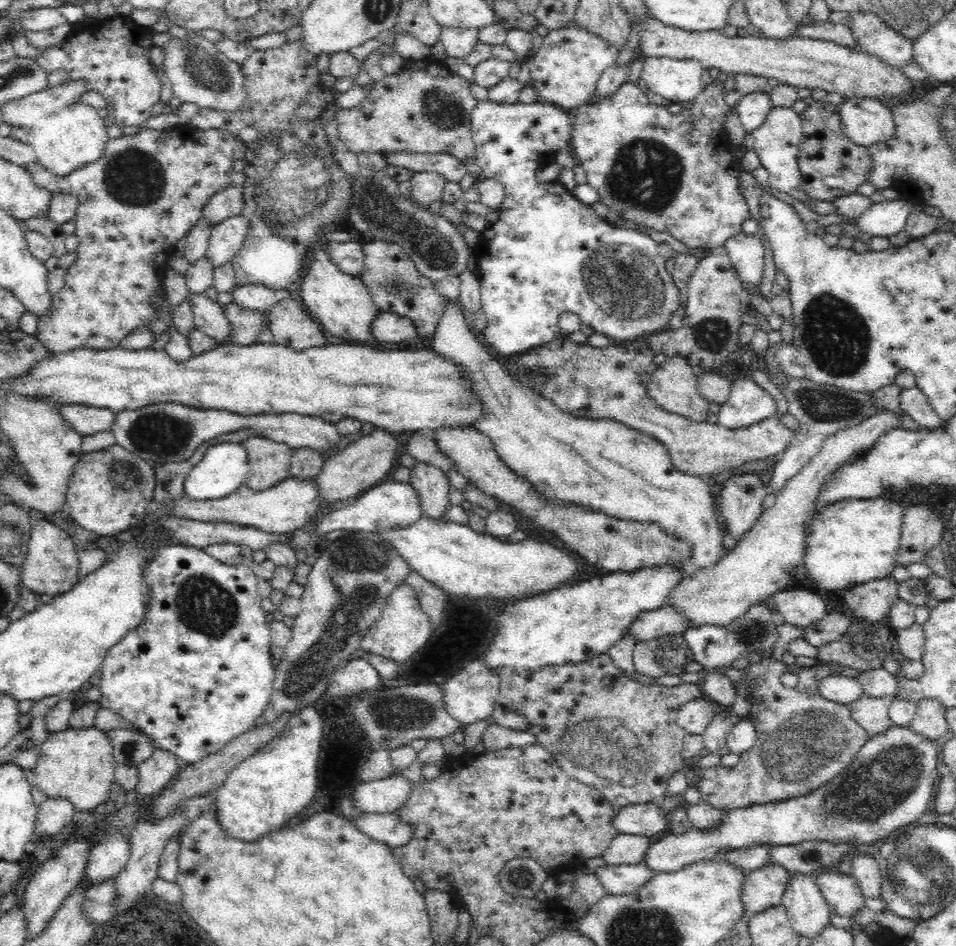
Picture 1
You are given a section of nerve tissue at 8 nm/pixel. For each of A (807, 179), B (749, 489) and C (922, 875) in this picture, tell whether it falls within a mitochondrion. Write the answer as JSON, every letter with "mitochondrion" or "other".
{"A":"other","B":"other","C":"mitochondrion"}

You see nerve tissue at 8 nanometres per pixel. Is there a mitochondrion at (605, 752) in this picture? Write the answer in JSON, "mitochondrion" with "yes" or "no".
{"mitochondrion":"yes"}

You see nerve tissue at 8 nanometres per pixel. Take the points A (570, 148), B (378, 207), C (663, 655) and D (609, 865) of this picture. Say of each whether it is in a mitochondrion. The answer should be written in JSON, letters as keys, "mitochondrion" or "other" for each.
{"A":"other","B":"mitochondrion","C":"mitochondrion","D":"other"}

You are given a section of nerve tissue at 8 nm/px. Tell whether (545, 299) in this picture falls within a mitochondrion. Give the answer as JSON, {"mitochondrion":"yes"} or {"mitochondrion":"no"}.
{"mitochondrion":"no"}

